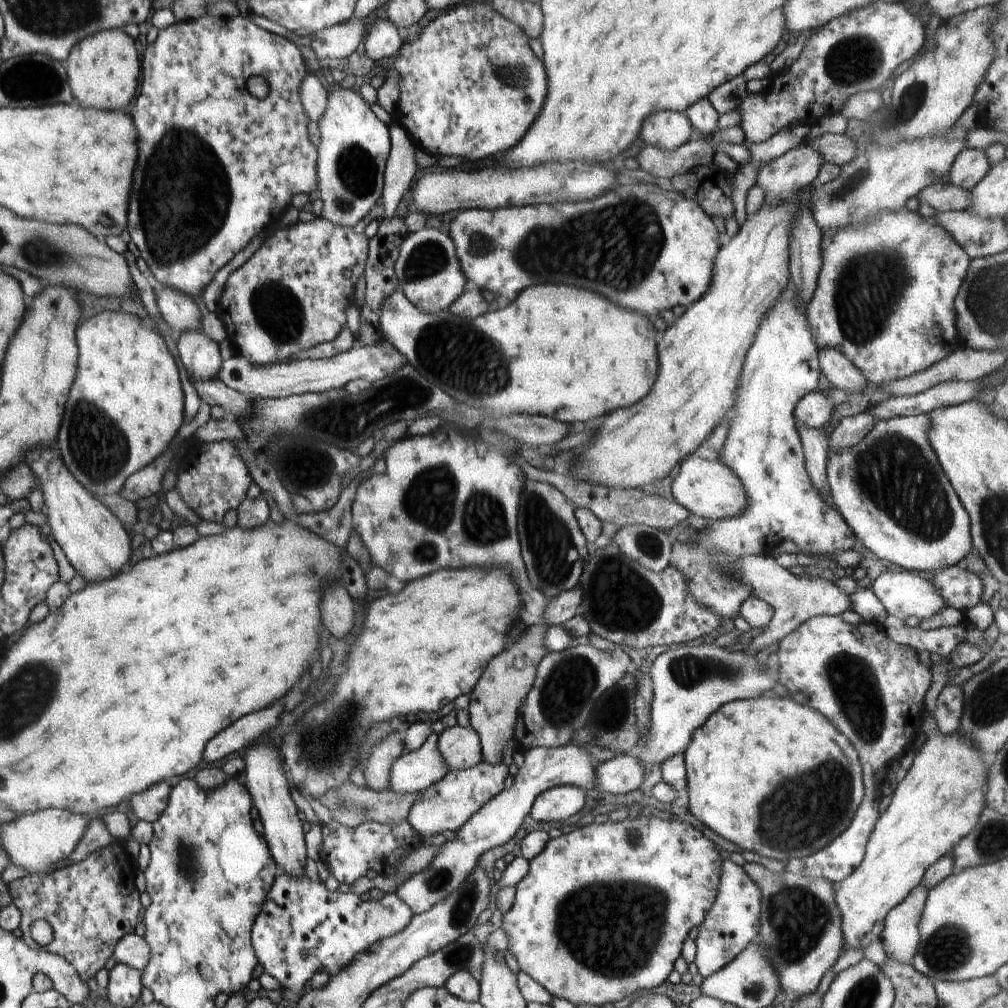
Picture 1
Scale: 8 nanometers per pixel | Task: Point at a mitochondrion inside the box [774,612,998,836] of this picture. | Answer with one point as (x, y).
(852, 679)

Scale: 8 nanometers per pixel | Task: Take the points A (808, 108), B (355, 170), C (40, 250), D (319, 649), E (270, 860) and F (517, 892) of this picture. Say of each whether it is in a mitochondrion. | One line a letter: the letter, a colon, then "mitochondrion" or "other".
A: other
B: mitochondrion
C: mitochondrion
D: other
E: other
F: other

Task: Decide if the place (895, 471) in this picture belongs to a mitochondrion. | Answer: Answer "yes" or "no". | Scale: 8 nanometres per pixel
yes

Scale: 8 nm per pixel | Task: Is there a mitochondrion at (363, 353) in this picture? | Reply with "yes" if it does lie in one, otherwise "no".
no

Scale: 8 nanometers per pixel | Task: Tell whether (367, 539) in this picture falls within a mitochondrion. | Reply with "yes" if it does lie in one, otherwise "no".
no

